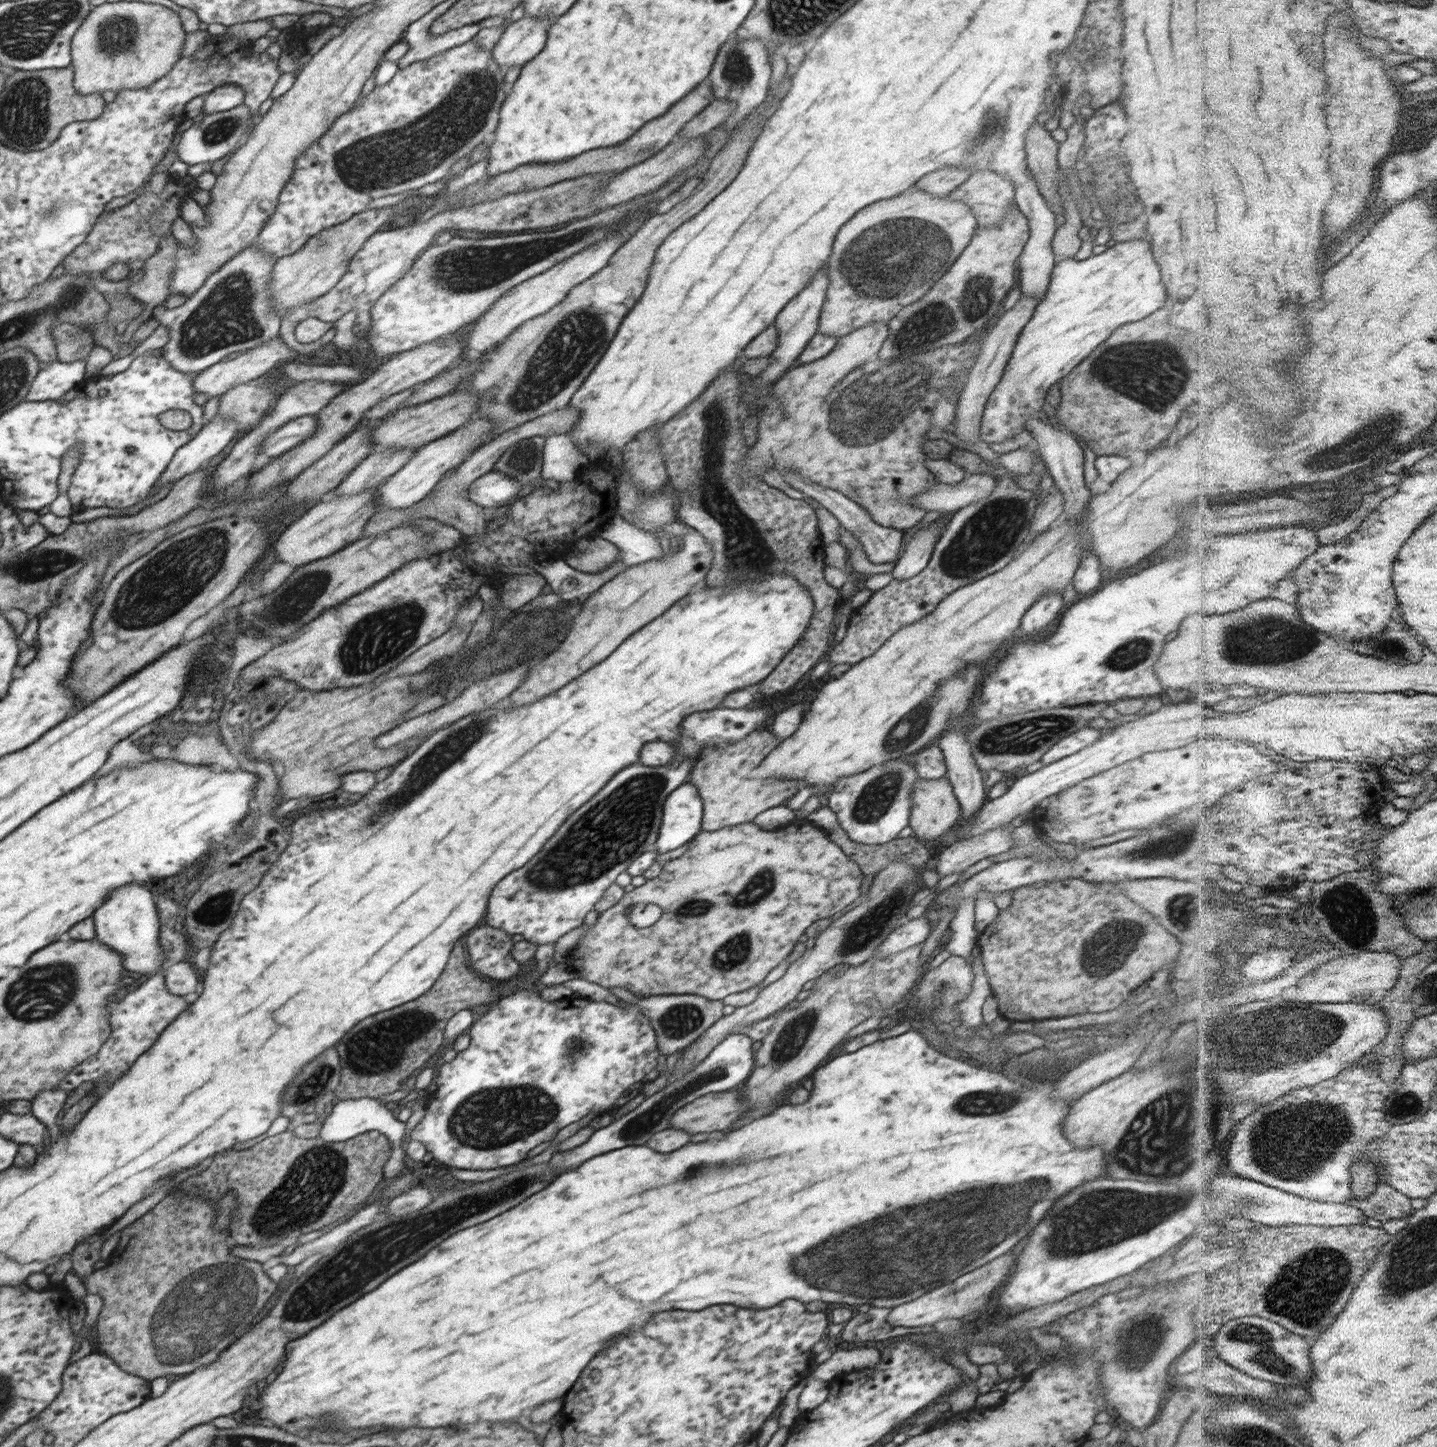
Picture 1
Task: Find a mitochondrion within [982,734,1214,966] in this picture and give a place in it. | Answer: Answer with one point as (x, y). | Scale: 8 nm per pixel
(1118, 952)

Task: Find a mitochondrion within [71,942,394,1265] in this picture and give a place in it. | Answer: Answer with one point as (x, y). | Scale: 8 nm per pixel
(316, 1178)

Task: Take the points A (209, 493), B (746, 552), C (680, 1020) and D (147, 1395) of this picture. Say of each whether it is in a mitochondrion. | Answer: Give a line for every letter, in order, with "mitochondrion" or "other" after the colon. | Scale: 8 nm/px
A: other
B: mitochondrion
C: mitochondrion
D: other

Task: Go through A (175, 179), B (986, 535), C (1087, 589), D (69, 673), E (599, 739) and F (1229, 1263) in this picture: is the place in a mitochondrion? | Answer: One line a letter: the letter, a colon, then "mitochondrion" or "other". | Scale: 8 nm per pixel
A: other
B: mitochondrion
C: other
D: other
E: other
F: other

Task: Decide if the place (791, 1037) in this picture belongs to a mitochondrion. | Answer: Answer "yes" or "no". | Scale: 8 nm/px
yes

